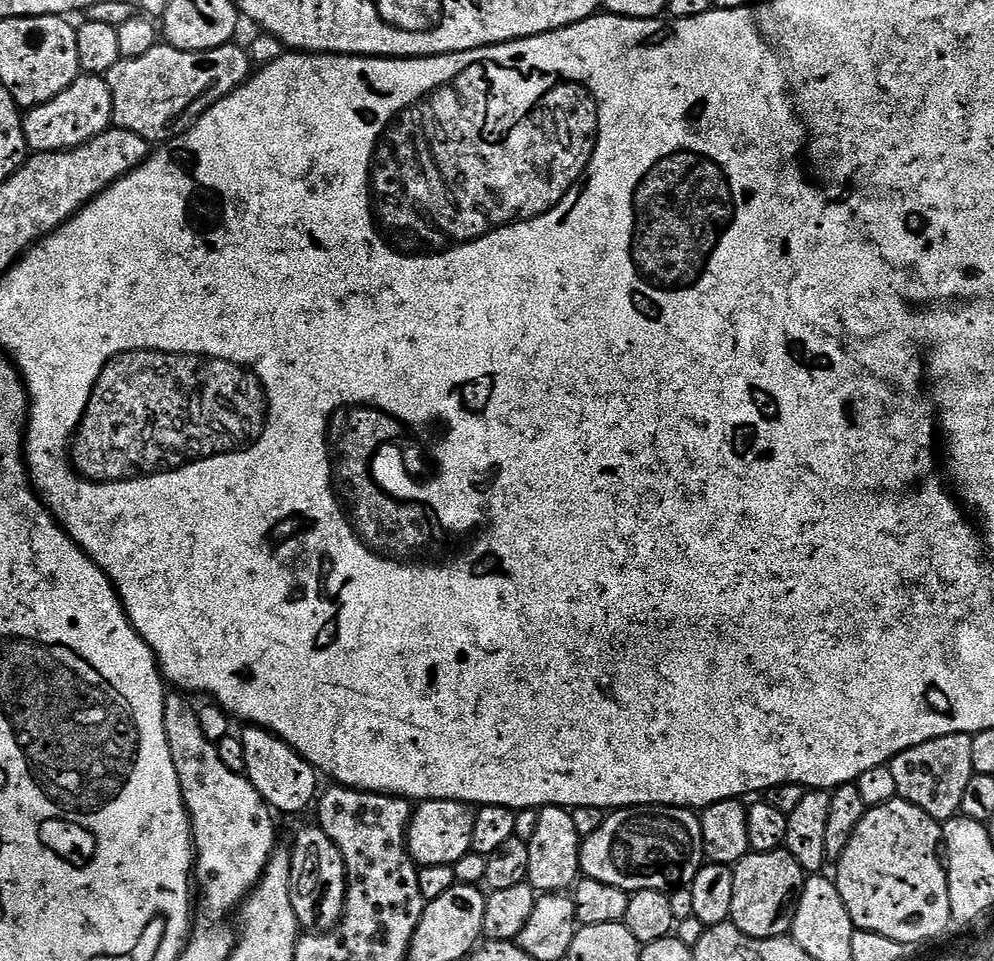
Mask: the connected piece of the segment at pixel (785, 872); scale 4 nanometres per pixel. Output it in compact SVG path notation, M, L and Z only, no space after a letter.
M784 848L773 852L754 852L738 861L734 874L734 902L730 906L730 922L750 938L778 938L792 931L794 914L798 910L806 873Z

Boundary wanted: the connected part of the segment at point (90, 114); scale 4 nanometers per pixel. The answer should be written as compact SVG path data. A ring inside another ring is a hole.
M81 74L77 80L70 82L70 86L66 86L66 90L62 90L62 94L58 94L58 98L50 98L50 102L42 102L23 113L24 137L33 153L77 148L113 127L113 110L110 86L103 76Z

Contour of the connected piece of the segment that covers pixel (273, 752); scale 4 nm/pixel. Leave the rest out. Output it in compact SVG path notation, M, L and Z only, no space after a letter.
M248 726L245 729L245 732L242 732L242 750L246 750L244 775L254 786L254 790L262 794L269 808L277 813L285 812L286 815L292 816L295 812L306 811L311 804L313 807L318 796L316 767L306 762L306 758L299 756L282 738L268 732L265 728Z

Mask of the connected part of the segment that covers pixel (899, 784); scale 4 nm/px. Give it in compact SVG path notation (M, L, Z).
M946 734L942 738L934 738L930 742L922 742L922 746L910 746L902 750L890 761L892 768L892 784L896 787L895 795L901 800L918 806L930 818L937 822L952 819L962 806L962 793L970 778L974 775L970 762L970 742L972 736L962 734Z

